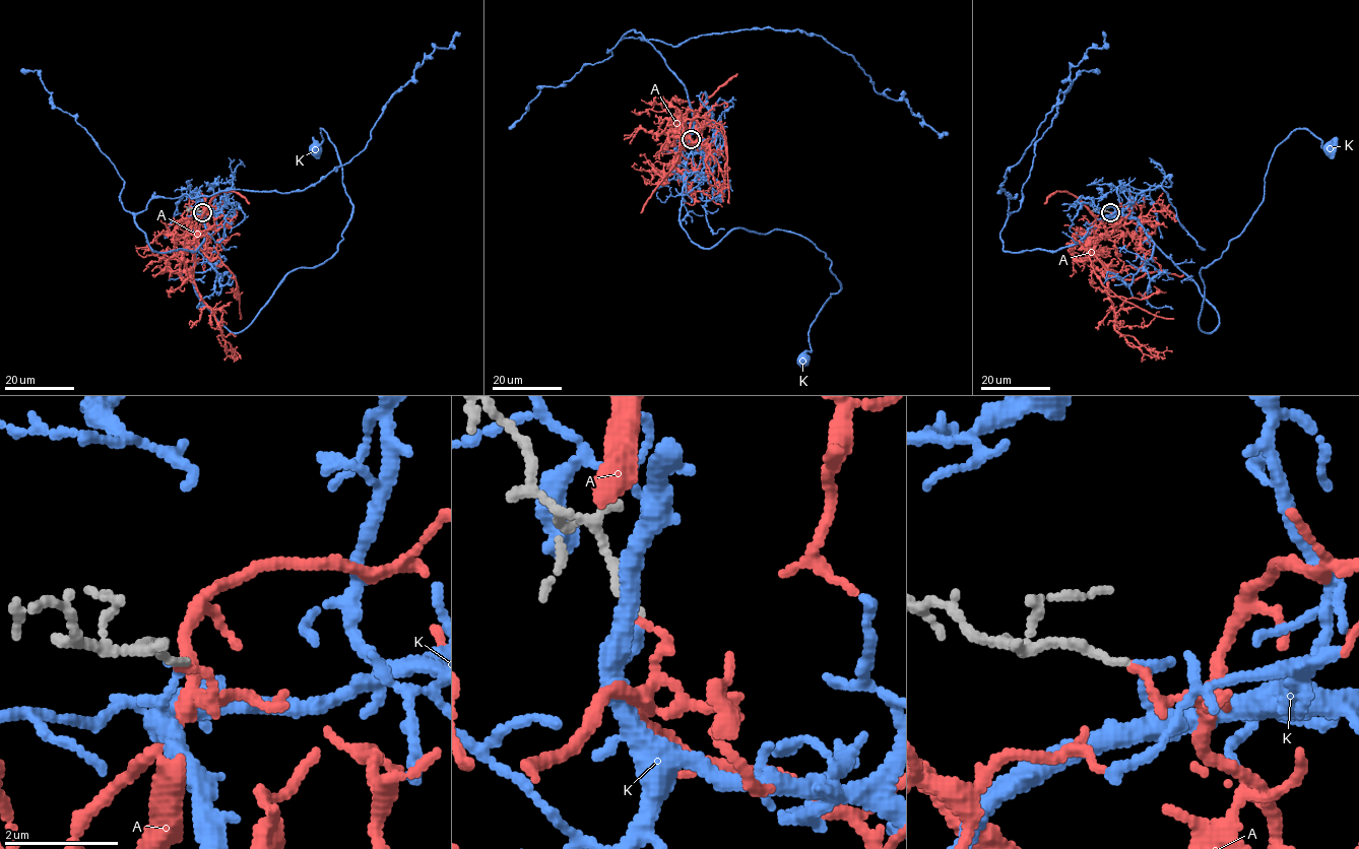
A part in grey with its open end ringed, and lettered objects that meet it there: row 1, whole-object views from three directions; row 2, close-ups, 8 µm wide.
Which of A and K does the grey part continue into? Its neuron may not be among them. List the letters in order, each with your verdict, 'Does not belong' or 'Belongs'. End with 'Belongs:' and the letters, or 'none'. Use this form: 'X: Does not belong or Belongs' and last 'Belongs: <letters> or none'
A: Does not belong
K: Belongs
Belongs: K

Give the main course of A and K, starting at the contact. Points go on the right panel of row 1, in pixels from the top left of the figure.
A: (1110, 212), (1119, 225), (1097, 243), (1095, 256), (1108, 273), (1114, 328), (1150, 349), (1172, 351)
K: (1110, 212), (1198, 285), (1211, 333), (1200, 270), (1260, 204), (1274, 150), (1297, 129), (1329, 147)

